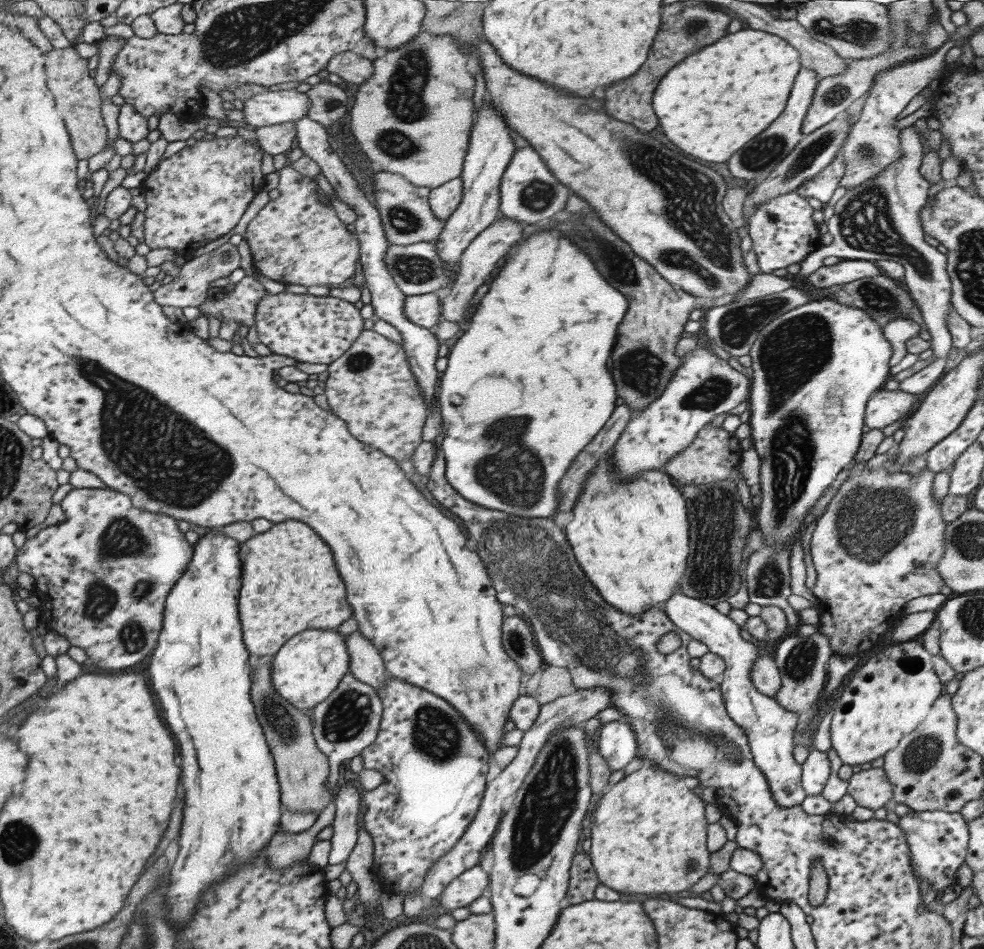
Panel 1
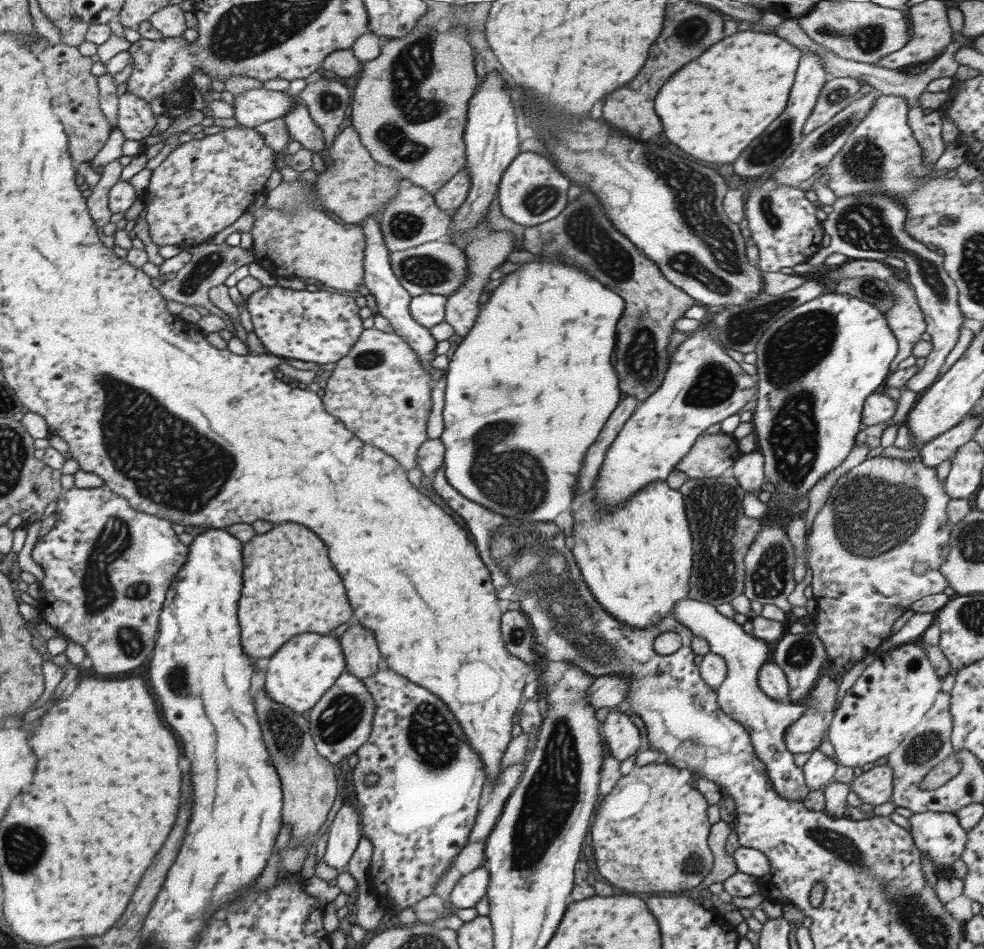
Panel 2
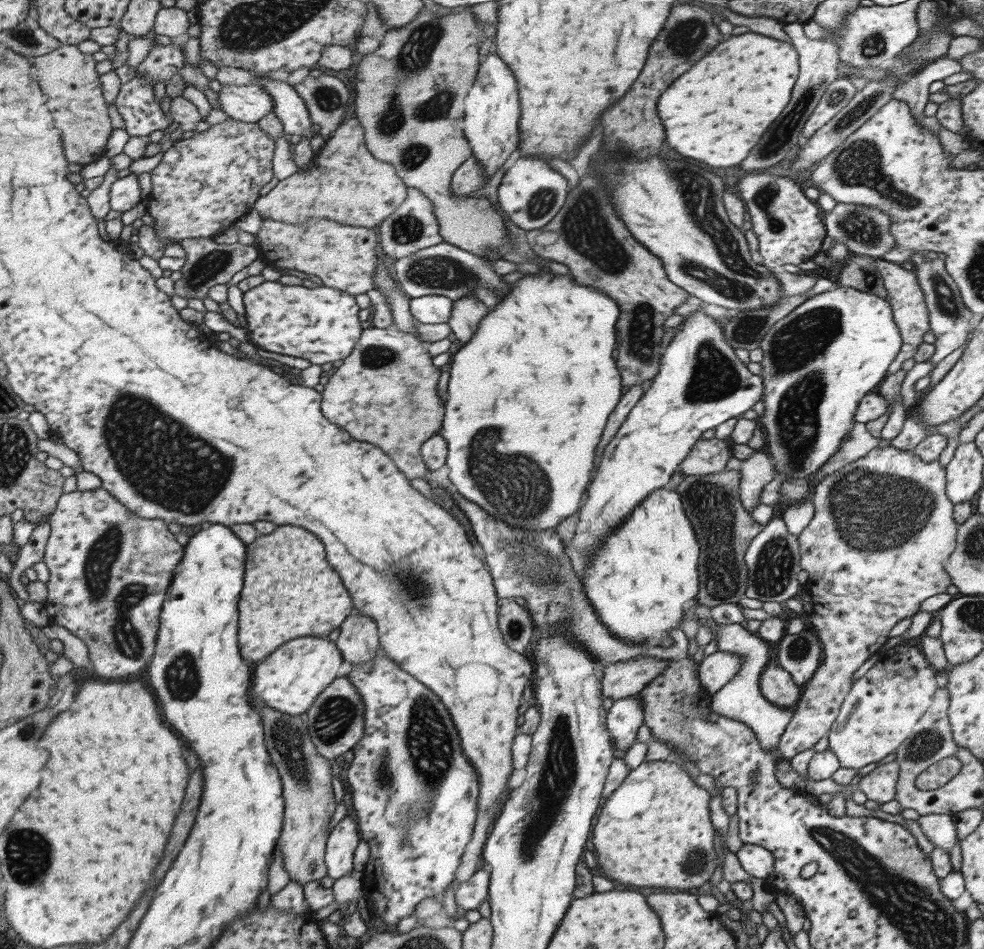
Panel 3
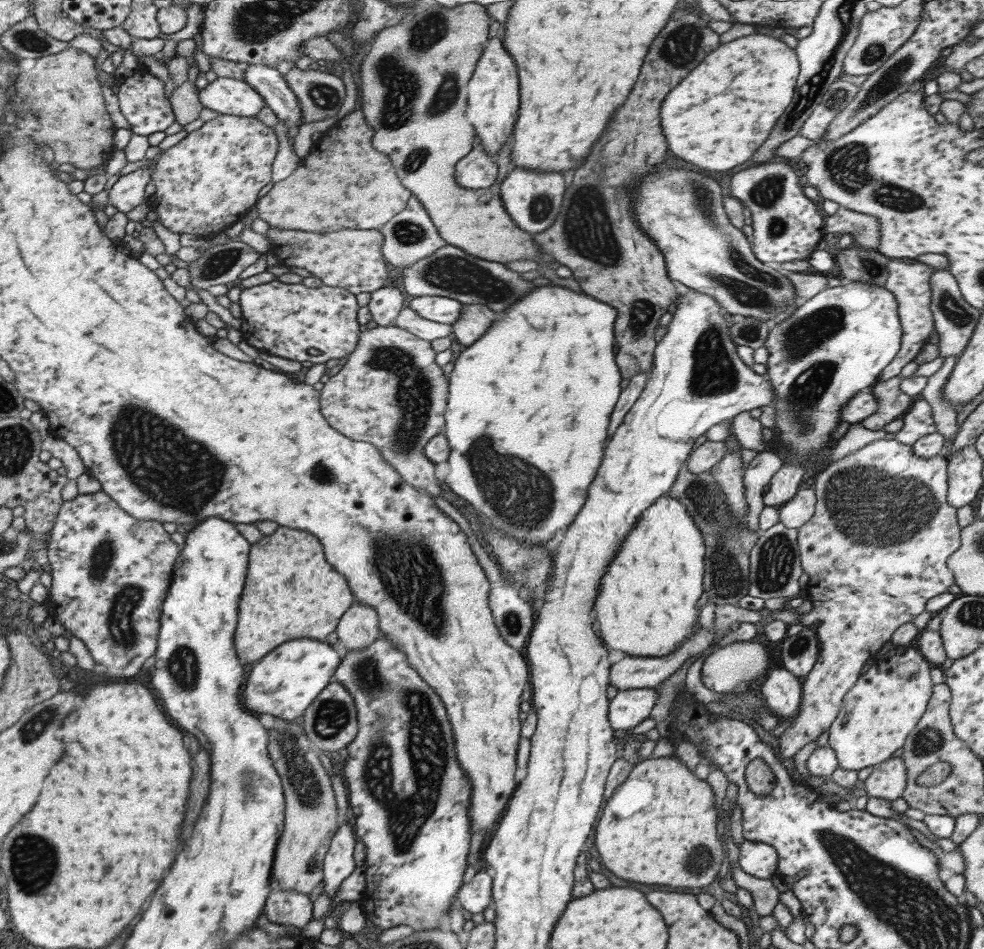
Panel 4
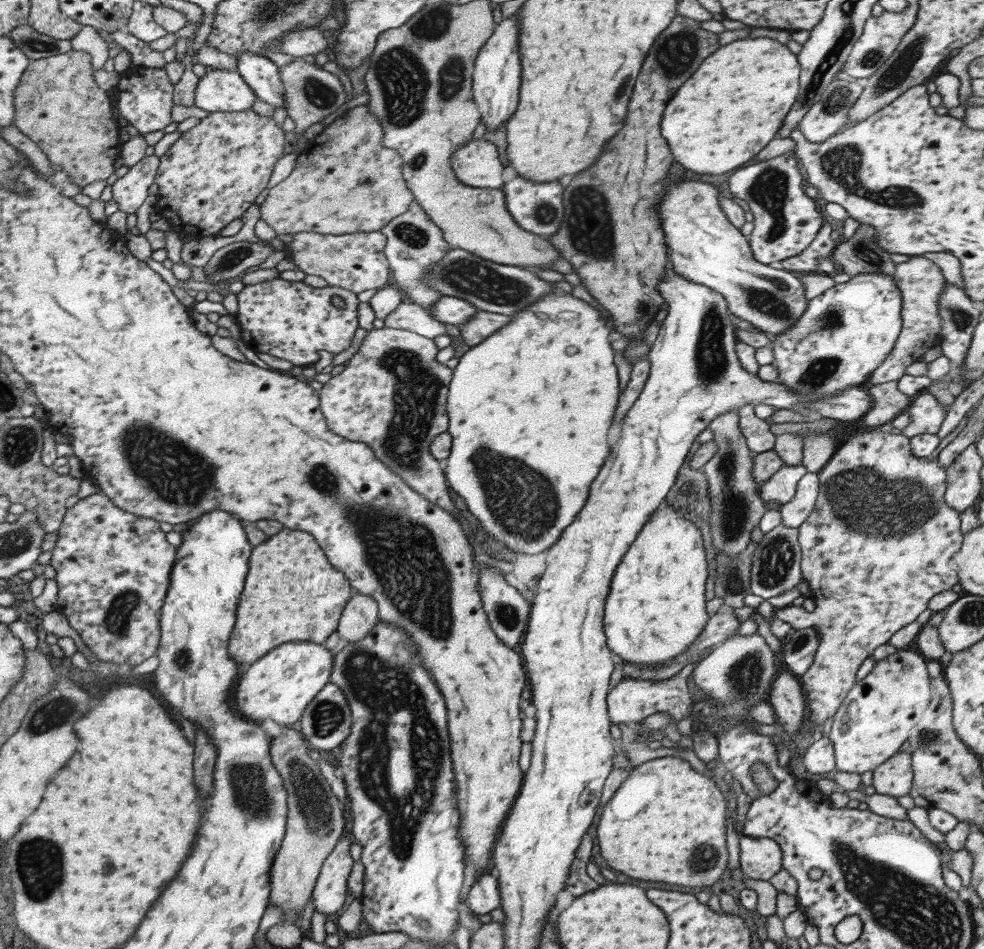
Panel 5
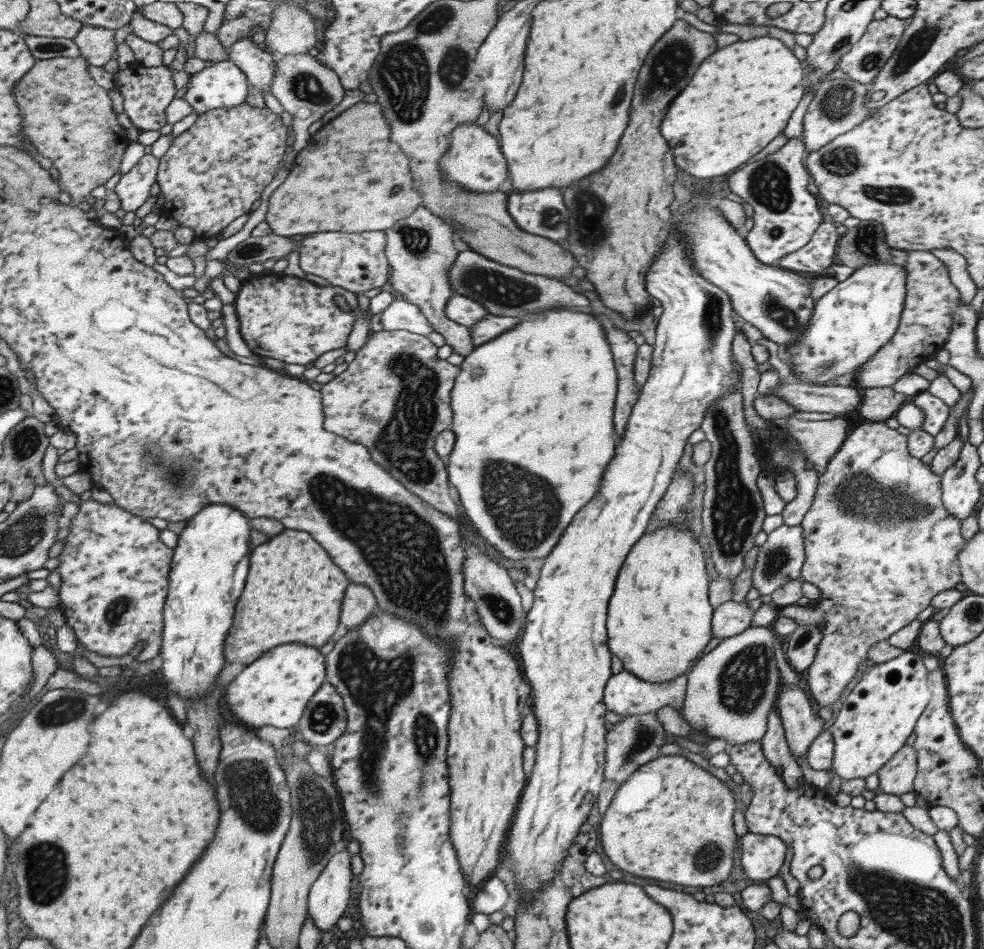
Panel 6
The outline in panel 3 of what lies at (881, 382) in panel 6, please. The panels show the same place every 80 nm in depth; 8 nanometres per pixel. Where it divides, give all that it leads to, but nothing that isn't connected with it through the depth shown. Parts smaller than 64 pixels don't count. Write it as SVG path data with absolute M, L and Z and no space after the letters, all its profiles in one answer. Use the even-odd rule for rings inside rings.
M882 258L875 259L874 266L877 269L877 274L881 276L883 286L888 294L887 299L890 302L891 316L893 317L895 326L898 328L901 339L900 349L886 370L886 374L890 375L900 369L899 367L904 360L911 358L915 354L919 343L923 341L924 334L929 331L928 312L925 308L924 296L918 287L913 270L904 270L900 264L887 262Z

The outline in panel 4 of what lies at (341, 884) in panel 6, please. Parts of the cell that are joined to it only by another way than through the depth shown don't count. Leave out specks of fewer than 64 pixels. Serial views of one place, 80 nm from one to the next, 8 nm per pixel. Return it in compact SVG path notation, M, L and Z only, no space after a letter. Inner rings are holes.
M347 822L340 823L333 833L332 839L328 844L328 851L325 853L322 864L322 881L325 882L322 892L330 897L330 904L334 900L338 884L354 869L355 863L352 857L356 843L353 830L347 825Z

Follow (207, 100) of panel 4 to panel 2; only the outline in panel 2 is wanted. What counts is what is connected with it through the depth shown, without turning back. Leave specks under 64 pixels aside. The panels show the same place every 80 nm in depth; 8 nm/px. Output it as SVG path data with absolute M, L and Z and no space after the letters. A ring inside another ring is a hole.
M262 87L250 88L233 96L233 118L243 127L253 128L268 120L283 118L296 100L284 91L265 90Z

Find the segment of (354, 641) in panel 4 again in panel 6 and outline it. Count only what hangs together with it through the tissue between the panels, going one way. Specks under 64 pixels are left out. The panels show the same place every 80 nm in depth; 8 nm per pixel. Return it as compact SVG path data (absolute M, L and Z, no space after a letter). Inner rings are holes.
M349 584L341 602L341 612L339 614L339 624L345 626L345 630L357 630L371 615L375 614L376 600L373 593L362 584Z

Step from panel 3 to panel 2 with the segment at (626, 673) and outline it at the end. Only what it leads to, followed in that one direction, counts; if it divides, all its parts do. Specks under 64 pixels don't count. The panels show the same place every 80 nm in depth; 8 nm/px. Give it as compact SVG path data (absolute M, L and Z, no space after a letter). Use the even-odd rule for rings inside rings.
M604 674L593 679L584 696L592 708L612 708L619 705L628 689L628 678L624 674Z

